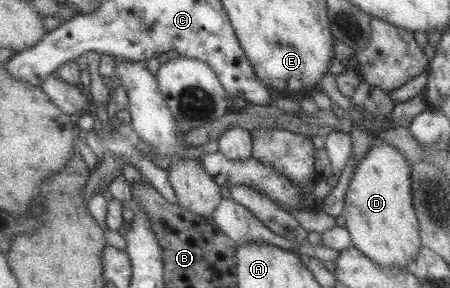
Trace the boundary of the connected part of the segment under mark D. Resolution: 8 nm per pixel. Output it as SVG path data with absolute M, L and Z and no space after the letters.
M375 139L354 168L344 195L342 216L351 243L382 268L409 268L421 248L418 221L411 202L410 162L389 143Z

